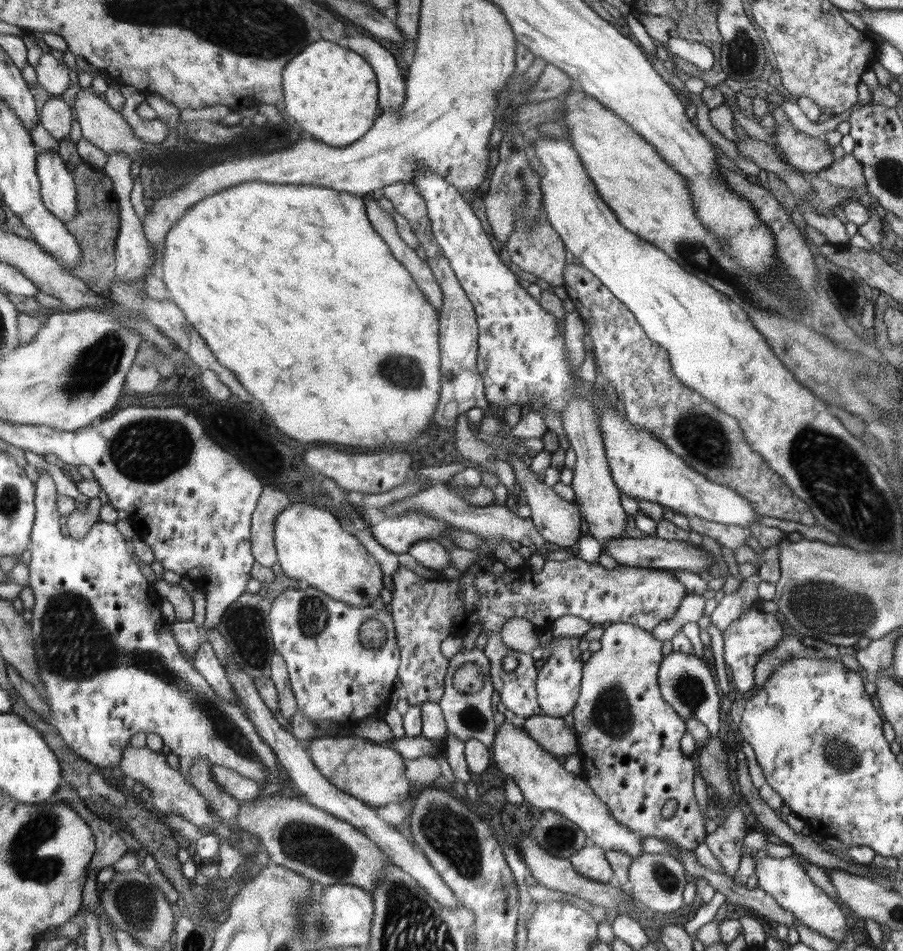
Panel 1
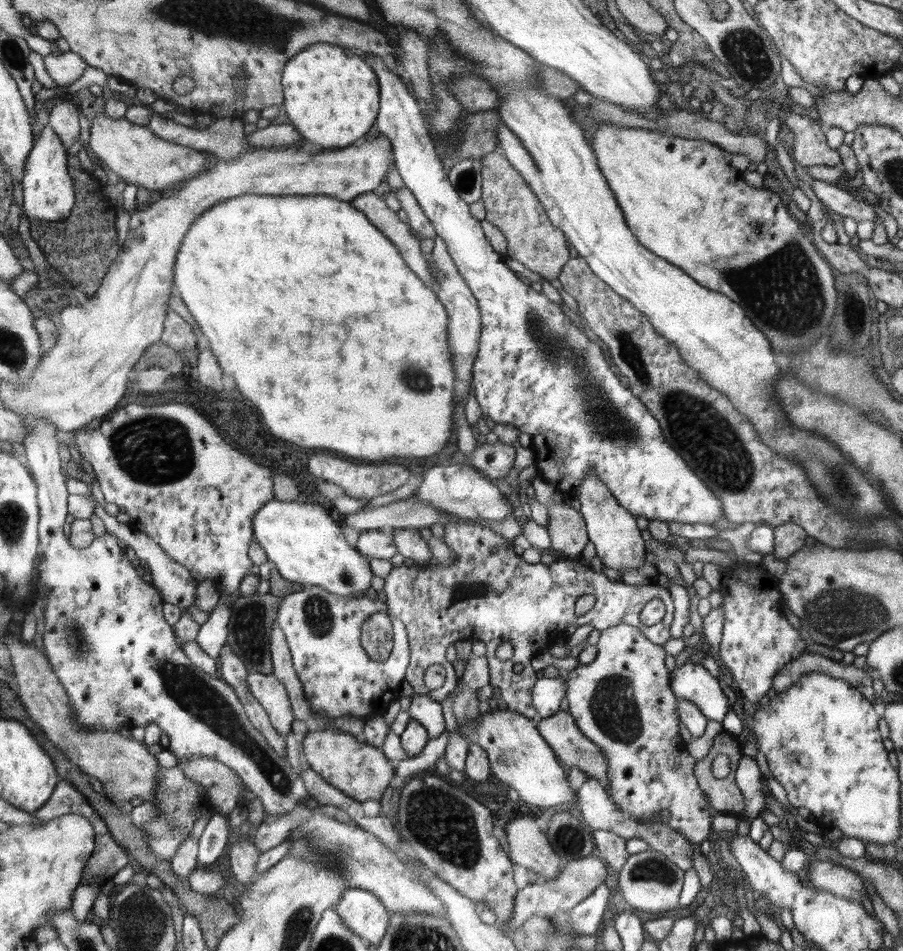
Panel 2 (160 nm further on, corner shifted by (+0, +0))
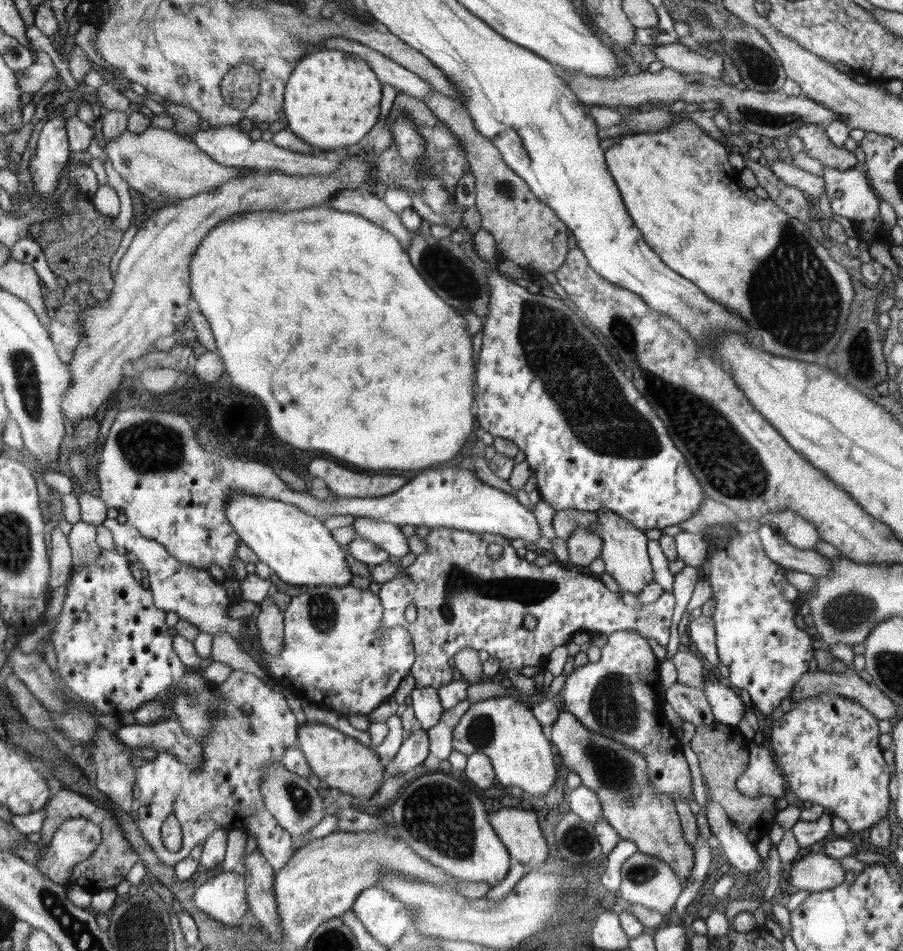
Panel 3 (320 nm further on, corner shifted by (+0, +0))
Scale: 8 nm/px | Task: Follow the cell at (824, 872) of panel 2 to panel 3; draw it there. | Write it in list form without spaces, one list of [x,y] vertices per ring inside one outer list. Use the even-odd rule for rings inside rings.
[[[824,852],[817,854],[809,853],[800,860],[790,864],[790,869],[785,871],[786,882],[792,884],[798,890],[808,890],[810,893],[836,888],[839,884],[846,882],[845,869],[840,865],[839,859],[830,858]]]

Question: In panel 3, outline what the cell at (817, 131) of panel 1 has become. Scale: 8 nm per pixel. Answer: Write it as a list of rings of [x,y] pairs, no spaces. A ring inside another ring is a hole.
[[[681,43],[658,45],[655,60],[660,60],[665,68],[676,70],[683,74],[704,74],[712,80],[722,80],[722,58],[720,55],[707,58],[696,53]]]

